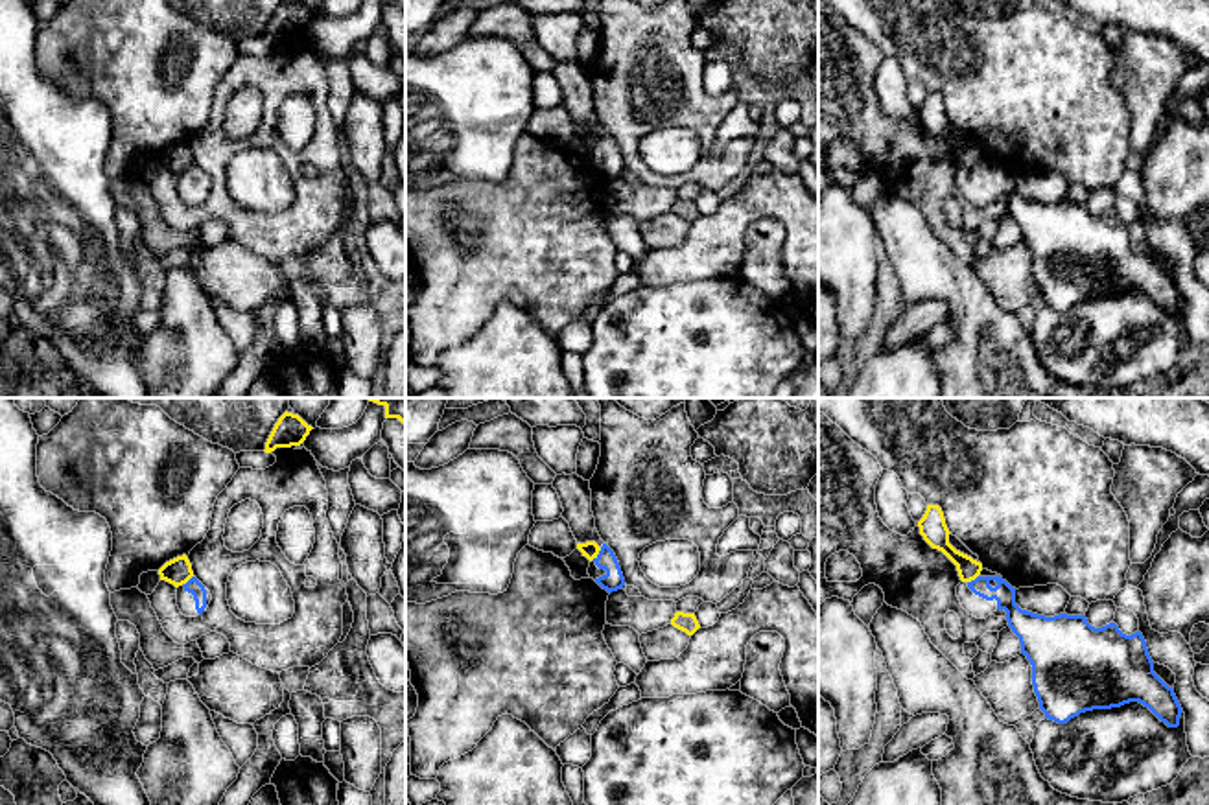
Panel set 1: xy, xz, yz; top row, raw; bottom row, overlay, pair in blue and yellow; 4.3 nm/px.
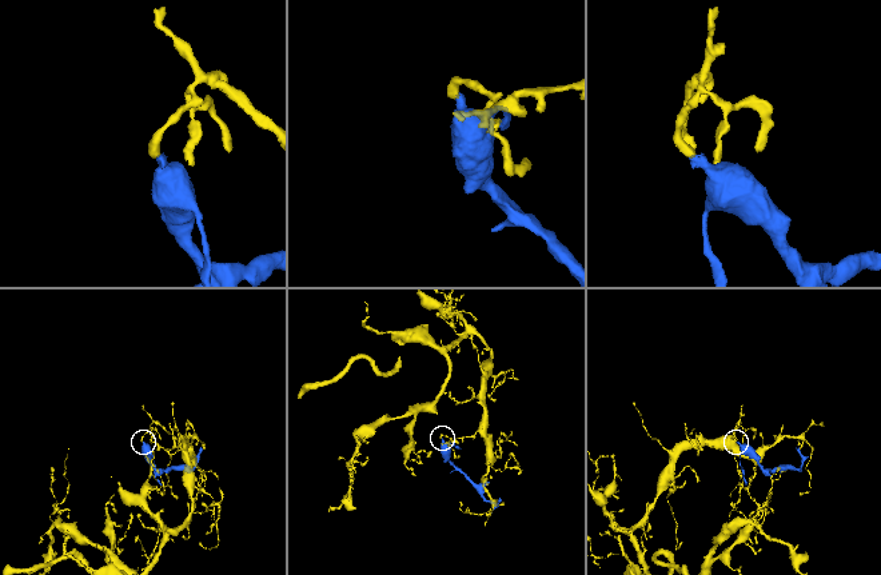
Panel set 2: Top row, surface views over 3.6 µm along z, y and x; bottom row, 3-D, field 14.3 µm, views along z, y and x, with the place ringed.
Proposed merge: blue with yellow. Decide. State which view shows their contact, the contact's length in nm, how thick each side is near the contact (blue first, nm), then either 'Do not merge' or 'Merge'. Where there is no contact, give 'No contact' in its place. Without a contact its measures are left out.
Touches blue in xz. Shared border 70 nm. Thickness 90 nm (blue) against 80 nm. Do not merge

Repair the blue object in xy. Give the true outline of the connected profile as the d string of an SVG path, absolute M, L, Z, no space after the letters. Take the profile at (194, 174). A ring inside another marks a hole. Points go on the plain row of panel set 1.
M195 164L177 175L177 193L186 204L197 204L206 199L210 188L210 179Z

